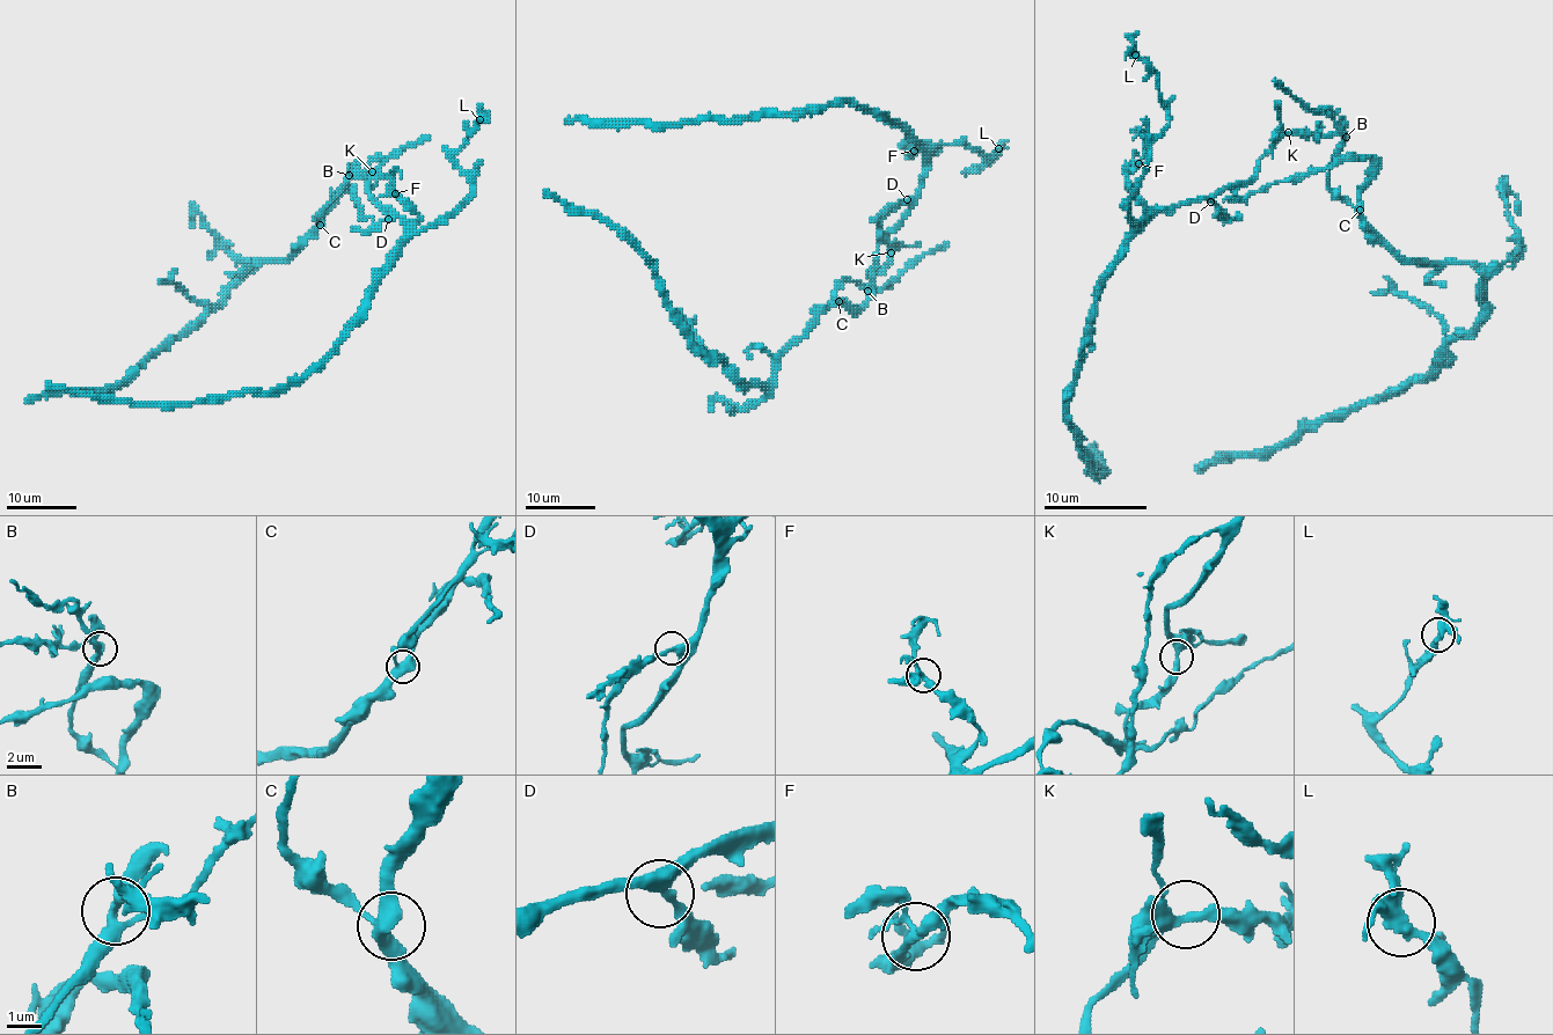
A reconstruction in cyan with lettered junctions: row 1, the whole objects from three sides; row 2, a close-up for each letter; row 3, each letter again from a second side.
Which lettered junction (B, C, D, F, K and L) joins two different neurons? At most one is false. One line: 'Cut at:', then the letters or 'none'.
Cut at: B

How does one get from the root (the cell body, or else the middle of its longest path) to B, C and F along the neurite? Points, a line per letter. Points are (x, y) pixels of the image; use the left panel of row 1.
B: (372, 174), (349, 175)
C: (372, 174), (349, 174), (348, 182), (316, 218), (320, 225)
F: (372, 174), (368, 195), (385, 211), (403, 222), (412, 222), (418, 215), (395, 193)

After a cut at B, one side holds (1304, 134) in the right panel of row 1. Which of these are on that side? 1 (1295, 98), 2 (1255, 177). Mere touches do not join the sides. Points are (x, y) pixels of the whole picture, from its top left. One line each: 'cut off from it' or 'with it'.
1: cut off from it
2: with it

